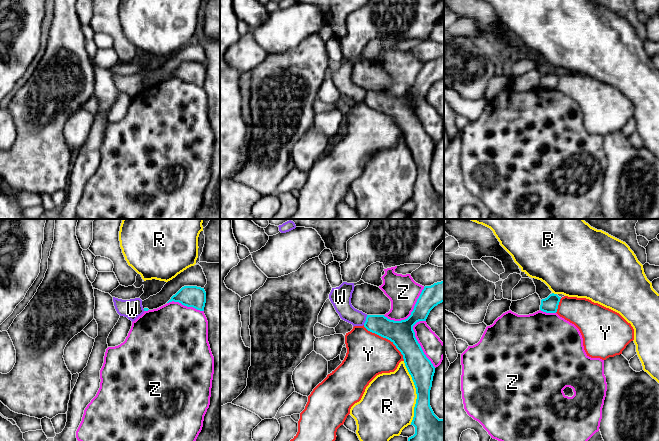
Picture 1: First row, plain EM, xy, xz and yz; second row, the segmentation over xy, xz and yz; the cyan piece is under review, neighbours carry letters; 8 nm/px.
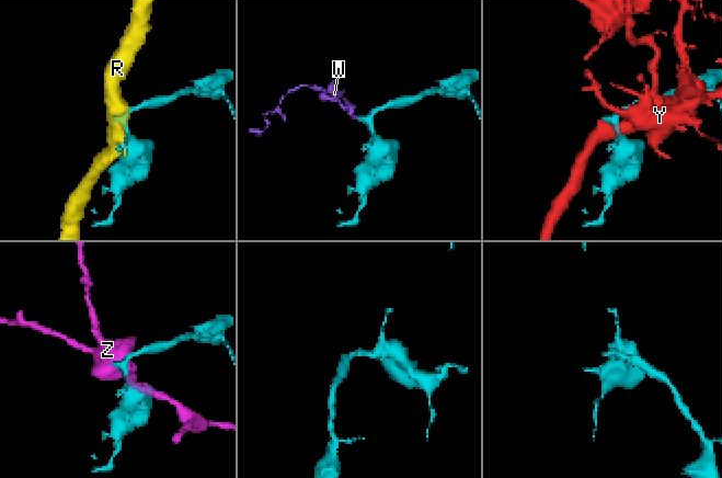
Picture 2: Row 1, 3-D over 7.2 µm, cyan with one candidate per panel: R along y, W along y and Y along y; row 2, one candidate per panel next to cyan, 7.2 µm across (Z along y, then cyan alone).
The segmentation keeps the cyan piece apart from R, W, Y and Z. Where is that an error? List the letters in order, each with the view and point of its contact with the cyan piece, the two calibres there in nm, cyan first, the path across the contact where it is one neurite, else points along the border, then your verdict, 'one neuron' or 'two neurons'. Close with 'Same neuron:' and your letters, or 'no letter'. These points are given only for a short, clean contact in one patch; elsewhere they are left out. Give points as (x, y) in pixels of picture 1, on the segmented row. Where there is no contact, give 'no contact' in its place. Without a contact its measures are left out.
R: xz (416, 392) | 200/420 nm | two neurons
W: xz (366, 320) | 170/140 nm | along xz (367, 315), (363, 324) | two neurons
Y: xz (386, 338) | 200/360 nm | two neurons
Z: xz (411, 314) | 200/260 nm | two neurons
Same neuron: no letter

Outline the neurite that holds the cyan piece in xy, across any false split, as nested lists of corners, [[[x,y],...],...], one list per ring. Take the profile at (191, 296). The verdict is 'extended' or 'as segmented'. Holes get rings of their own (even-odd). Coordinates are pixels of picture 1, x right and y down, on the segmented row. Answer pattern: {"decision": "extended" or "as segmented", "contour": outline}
{"decision": "as segmented", "contour": [[[197,286],[182,287],[171,299],[167,302],[179,302],[184,306],[193,307],[197,310],[204,311],[206,303],[206,292],[204,288]]]}

